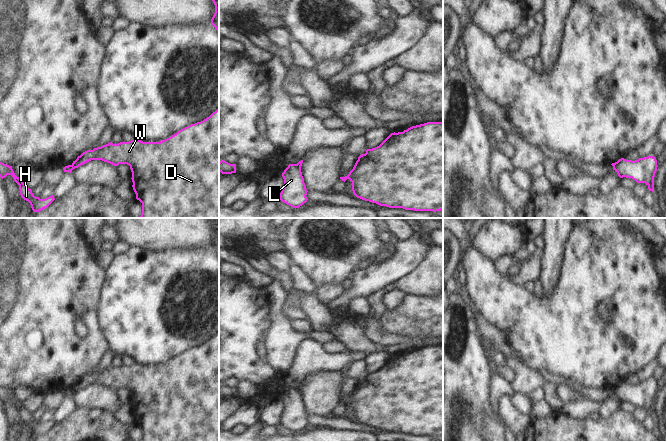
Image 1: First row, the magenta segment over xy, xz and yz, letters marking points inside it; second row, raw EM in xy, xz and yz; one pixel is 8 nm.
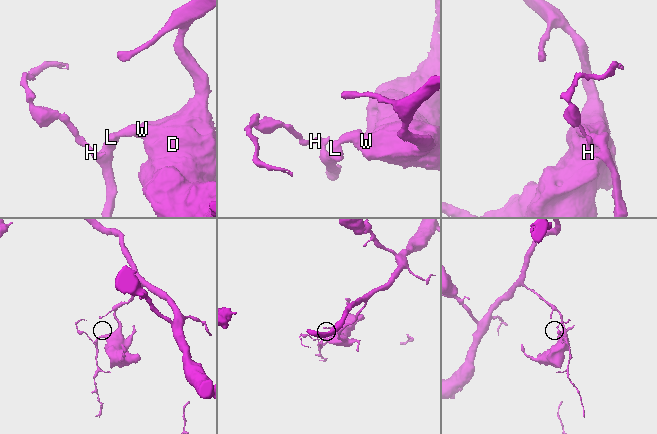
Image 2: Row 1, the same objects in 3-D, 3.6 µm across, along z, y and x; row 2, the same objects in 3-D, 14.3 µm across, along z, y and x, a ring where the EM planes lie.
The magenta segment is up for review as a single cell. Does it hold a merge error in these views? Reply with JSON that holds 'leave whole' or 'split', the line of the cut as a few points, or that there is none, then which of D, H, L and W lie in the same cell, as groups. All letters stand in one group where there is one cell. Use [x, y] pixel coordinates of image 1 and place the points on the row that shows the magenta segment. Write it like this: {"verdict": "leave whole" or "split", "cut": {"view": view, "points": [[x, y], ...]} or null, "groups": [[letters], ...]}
{"verdict": "split", "cut": {"view": "yz", "points": [[616, 162], [613, 167]]}, "groups": [["D", "W"], ["H", "L"]]}

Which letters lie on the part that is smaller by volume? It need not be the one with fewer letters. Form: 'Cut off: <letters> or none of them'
Cut off: H, L

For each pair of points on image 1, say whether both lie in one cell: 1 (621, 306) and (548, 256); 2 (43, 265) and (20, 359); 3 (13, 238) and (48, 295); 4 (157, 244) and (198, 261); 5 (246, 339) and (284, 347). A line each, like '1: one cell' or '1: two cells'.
1: two cells
2: one cell
3: one cell
4: two cells
5: two cells

